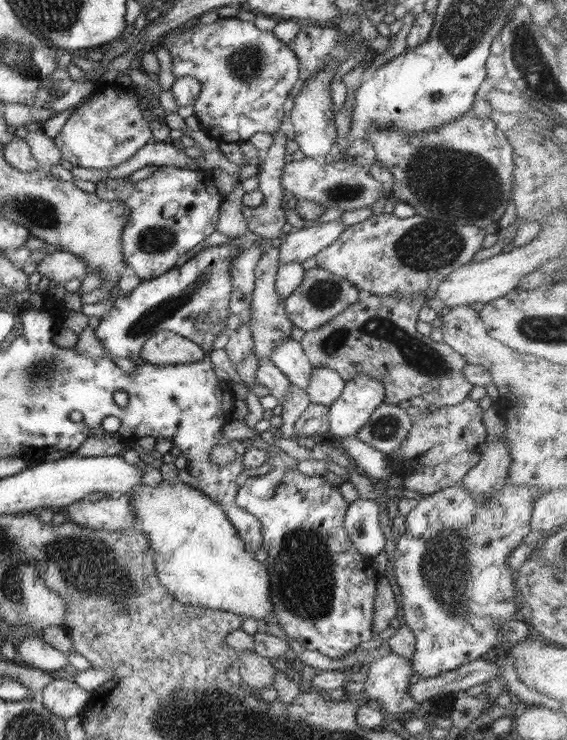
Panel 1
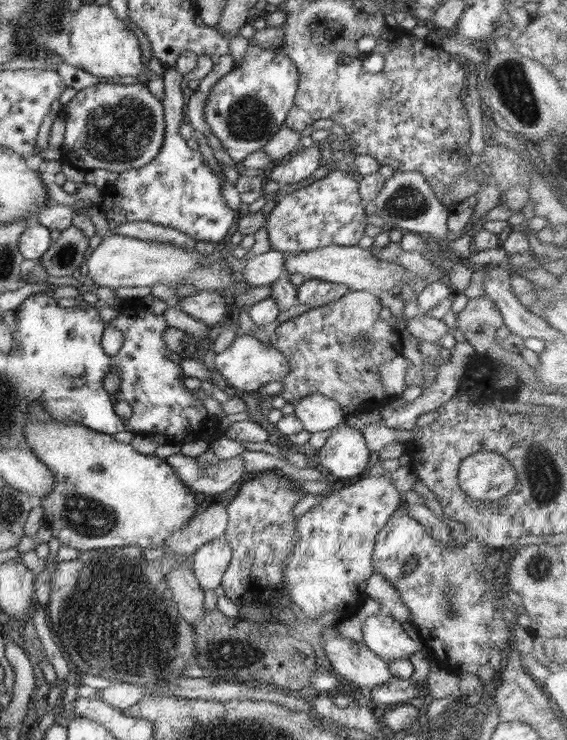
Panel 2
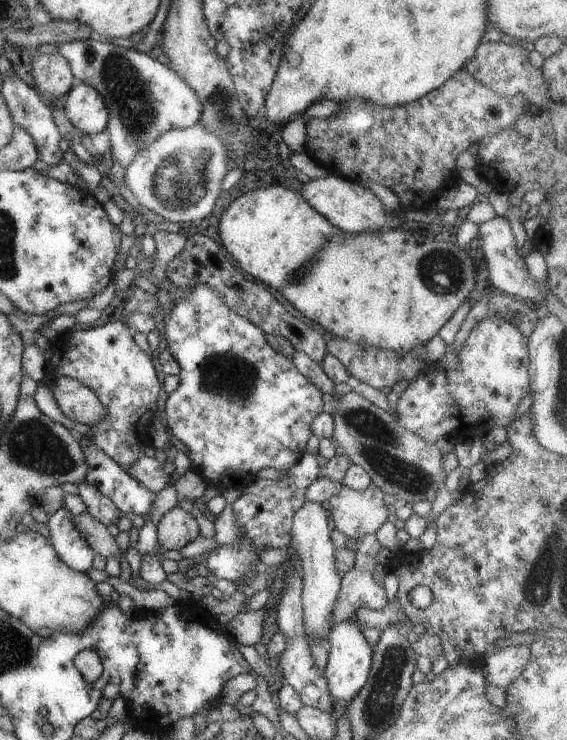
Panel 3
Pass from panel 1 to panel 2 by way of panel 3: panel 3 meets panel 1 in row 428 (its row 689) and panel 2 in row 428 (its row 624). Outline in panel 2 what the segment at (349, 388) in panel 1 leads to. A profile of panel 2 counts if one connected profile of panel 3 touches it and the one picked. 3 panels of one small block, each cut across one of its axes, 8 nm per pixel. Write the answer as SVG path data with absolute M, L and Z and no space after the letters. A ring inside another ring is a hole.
M345 421L340 423L333 429L332 434L329 434L325 445L318 450L320 457L320 467L328 473L335 482L360 476L368 462L370 462L370 452L366 439L361 433L360 426L354 427L348 425Z

